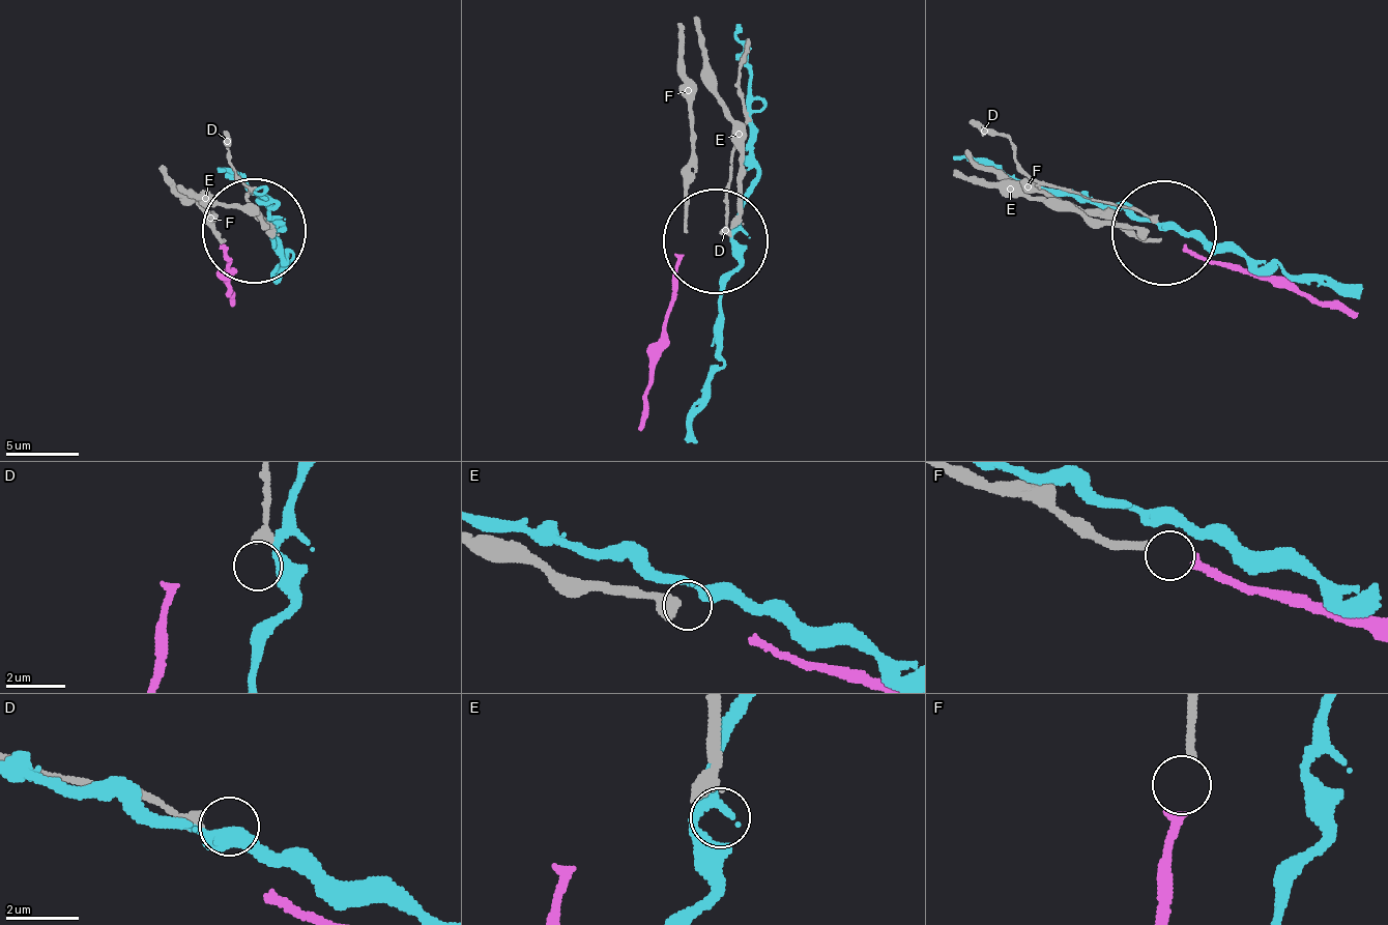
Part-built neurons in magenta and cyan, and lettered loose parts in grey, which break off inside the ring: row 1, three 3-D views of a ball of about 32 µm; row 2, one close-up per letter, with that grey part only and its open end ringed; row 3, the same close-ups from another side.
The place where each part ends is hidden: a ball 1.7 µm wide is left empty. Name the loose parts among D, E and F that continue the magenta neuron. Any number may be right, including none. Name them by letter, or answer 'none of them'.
F

